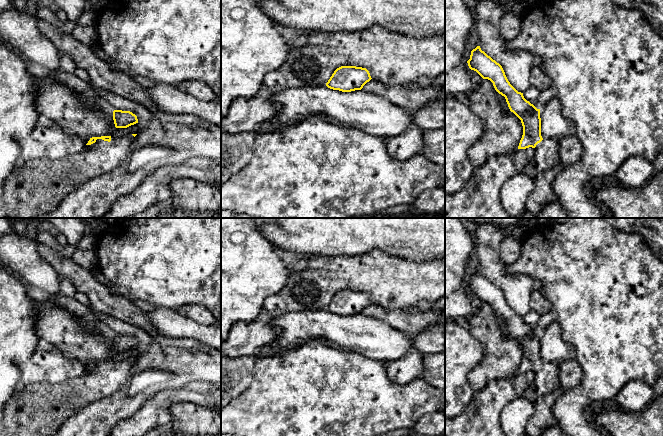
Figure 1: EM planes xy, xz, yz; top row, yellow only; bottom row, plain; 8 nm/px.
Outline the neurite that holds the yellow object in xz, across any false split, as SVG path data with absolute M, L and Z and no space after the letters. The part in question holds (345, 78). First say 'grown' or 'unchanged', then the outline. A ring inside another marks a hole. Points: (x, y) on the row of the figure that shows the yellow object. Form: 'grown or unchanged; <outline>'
unchanged; M341 66L334 71L326 86L333 90L351 92L361 90L371 79L370 73L366 68Z

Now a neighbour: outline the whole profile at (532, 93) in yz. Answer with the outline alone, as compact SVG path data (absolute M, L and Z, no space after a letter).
M530 86L524 93L524 98L533 105L538 105L540 91L535 86Z

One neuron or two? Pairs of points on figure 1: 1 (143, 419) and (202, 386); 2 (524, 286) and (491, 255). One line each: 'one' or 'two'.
1: two
2: one

